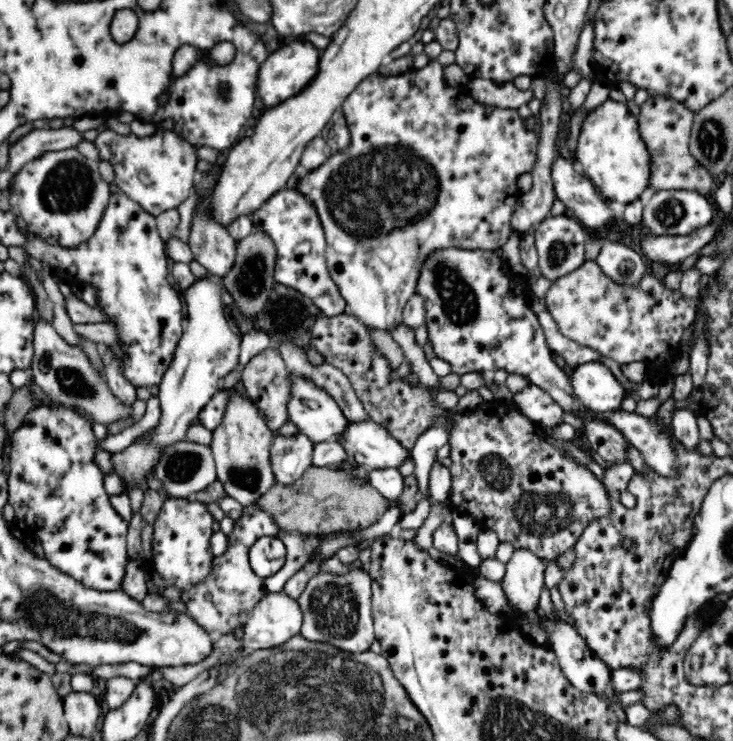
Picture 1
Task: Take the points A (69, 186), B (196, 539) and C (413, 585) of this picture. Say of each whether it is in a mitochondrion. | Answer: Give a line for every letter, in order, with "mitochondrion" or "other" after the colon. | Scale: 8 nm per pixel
A: mitochondrion
B: other
C: other

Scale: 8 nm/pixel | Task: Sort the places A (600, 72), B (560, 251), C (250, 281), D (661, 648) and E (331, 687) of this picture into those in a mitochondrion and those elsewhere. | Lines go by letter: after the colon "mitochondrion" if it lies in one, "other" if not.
A: other
B: mitochondrion
C: mitochondrion
D: other
E: mitochondrion

